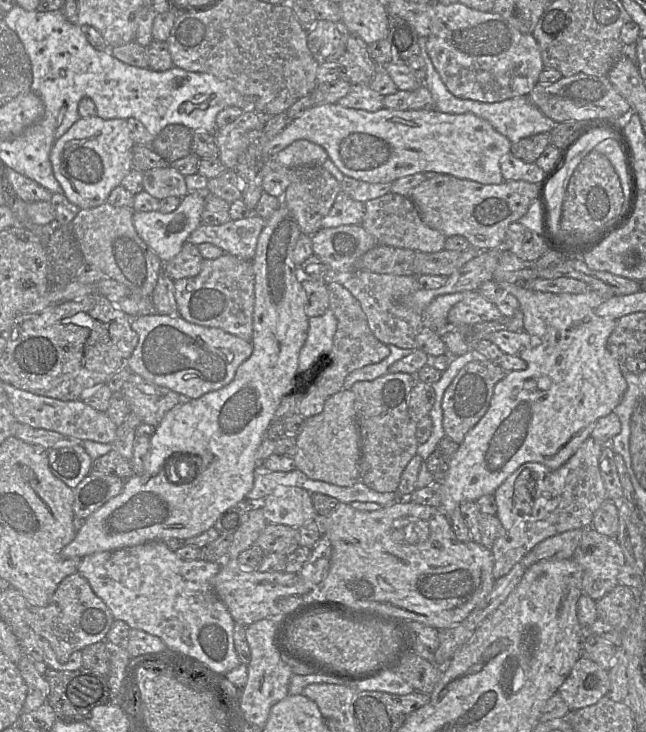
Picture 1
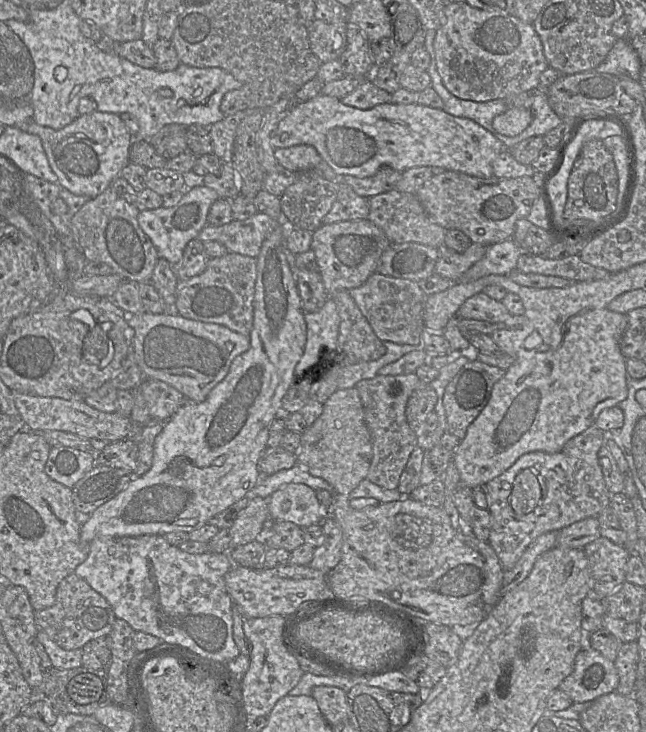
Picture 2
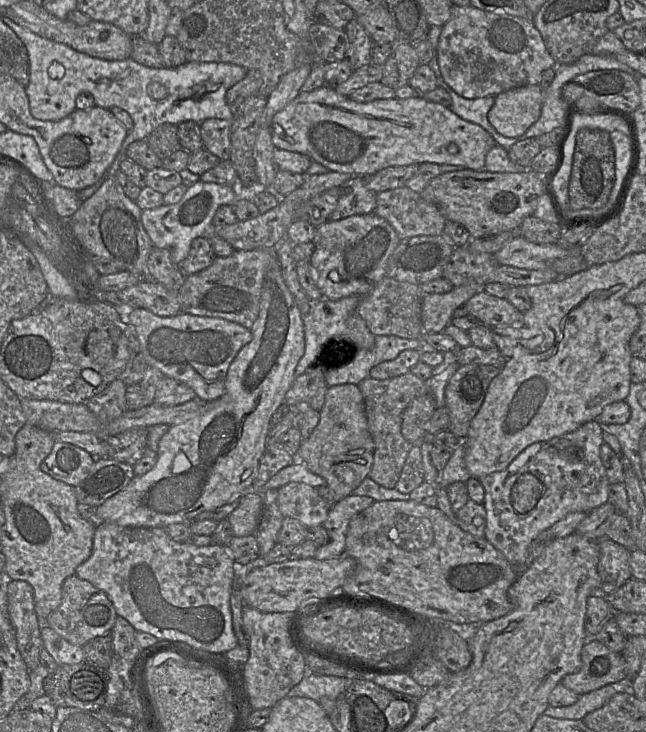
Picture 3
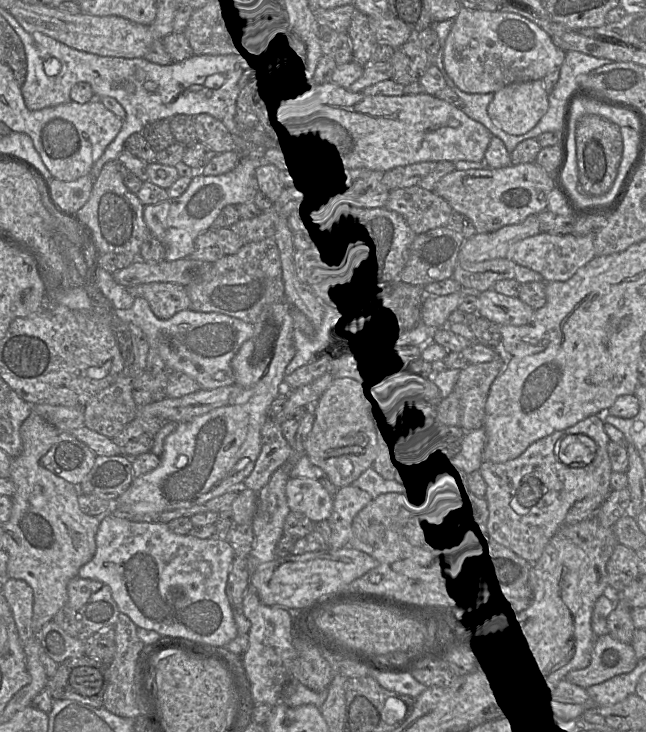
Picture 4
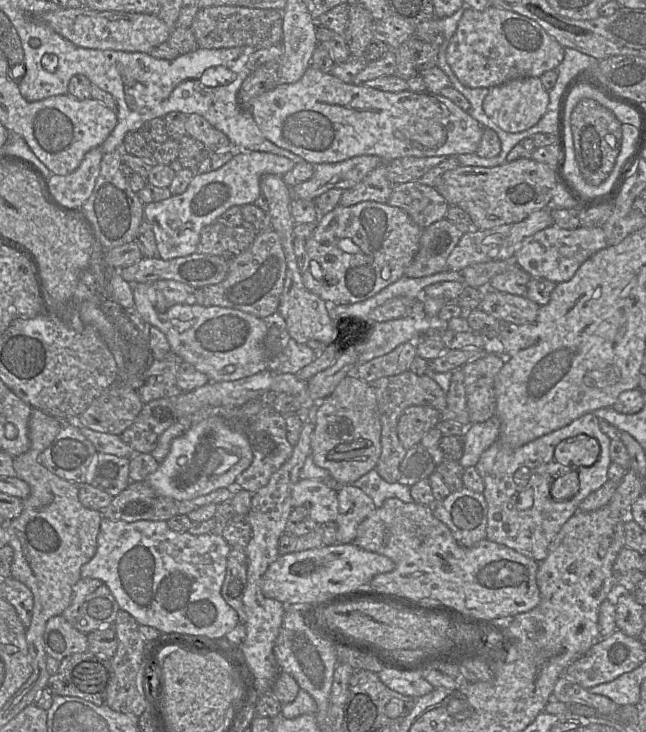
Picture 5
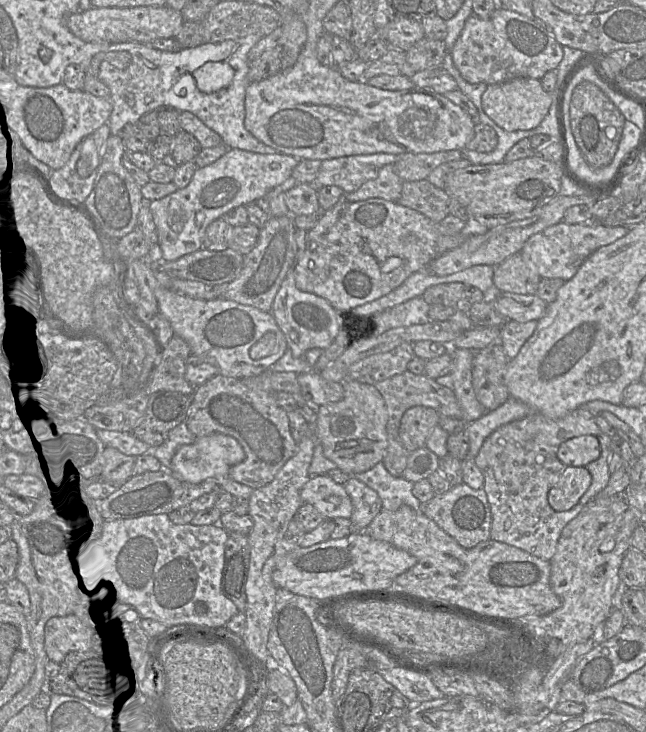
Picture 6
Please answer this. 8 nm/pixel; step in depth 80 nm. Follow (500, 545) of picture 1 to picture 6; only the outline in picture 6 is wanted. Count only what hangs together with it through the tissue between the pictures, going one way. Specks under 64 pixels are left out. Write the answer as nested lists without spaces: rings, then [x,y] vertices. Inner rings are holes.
[[[584,405],[562,418],[550,419],[539,413],[530,413],[500,426],[485,439],[474,459],[483,474],[483,489],[491,509],[490,538],[520,548],[544,560],[550,560],[556,552],[562,529],[607,485],[611,476],[611,453],[611,437],[599,428],[594,415]],[[580,435],[597,437],[601,447],[600,456],[585,467],[566,466],[558,459],[557,450],[564,441]]]

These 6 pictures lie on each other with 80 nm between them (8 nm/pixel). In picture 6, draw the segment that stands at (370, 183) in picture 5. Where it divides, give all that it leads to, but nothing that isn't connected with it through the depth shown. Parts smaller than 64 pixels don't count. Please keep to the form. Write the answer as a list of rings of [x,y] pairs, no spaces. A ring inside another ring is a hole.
[[[393,164],[382,167],[375,179],[368,180],[356,191],[344,194],[349,202],[370,198],[382,198],[397,202],[401,195],[404,181],[396,174]]]

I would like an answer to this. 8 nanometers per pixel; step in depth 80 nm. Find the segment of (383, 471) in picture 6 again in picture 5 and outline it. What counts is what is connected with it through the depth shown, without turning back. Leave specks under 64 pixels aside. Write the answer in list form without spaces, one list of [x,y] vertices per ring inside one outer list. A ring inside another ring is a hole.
[[[372,469],[351,485],[364,491],[373,500],[375,507],[379,508],[389,498],[398,498],[405,503],[414,502],[410,487],[399,482],[388,483],[376,471]]]

